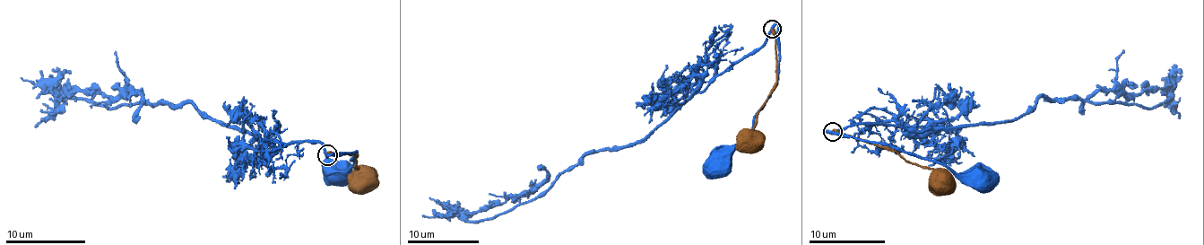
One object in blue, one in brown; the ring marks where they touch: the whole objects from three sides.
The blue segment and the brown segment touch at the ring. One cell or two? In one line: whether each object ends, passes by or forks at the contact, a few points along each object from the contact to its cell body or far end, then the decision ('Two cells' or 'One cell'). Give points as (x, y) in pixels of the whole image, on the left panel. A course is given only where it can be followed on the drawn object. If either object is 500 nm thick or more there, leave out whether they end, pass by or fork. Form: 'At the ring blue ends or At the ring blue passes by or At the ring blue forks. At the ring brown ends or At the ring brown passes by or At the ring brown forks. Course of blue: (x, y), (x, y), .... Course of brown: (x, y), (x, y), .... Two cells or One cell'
At the ring blue passes by. At the ring brown ends. Course of blue: (327, 154), (347, 153), (358, 150), (351, 160), (355, 160), (347, 170), (339, 168), (340, 170). Course of brown: (327, 154), (358, 153), (353, 166), (360, 169), (359, 173). Two cells

